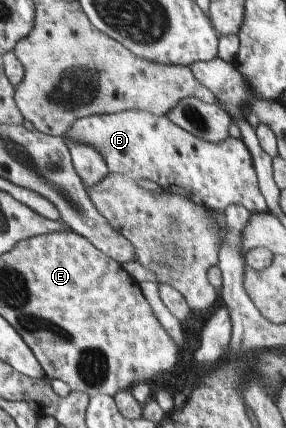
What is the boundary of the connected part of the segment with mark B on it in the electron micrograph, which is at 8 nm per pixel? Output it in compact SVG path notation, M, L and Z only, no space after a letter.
M129 109L77 119L61 137L65 142L85 141L88 145L93 145L101 153L109 173L122 174L134 181L149 179L164 190L178 191L205 209L222 213L227 205L238 204L243 205L250 214L267 211L258 187L251 155L240 138L229 136L220 143L210 143L189 134L180 126L173 124L165 115L155 116L143 109Z

